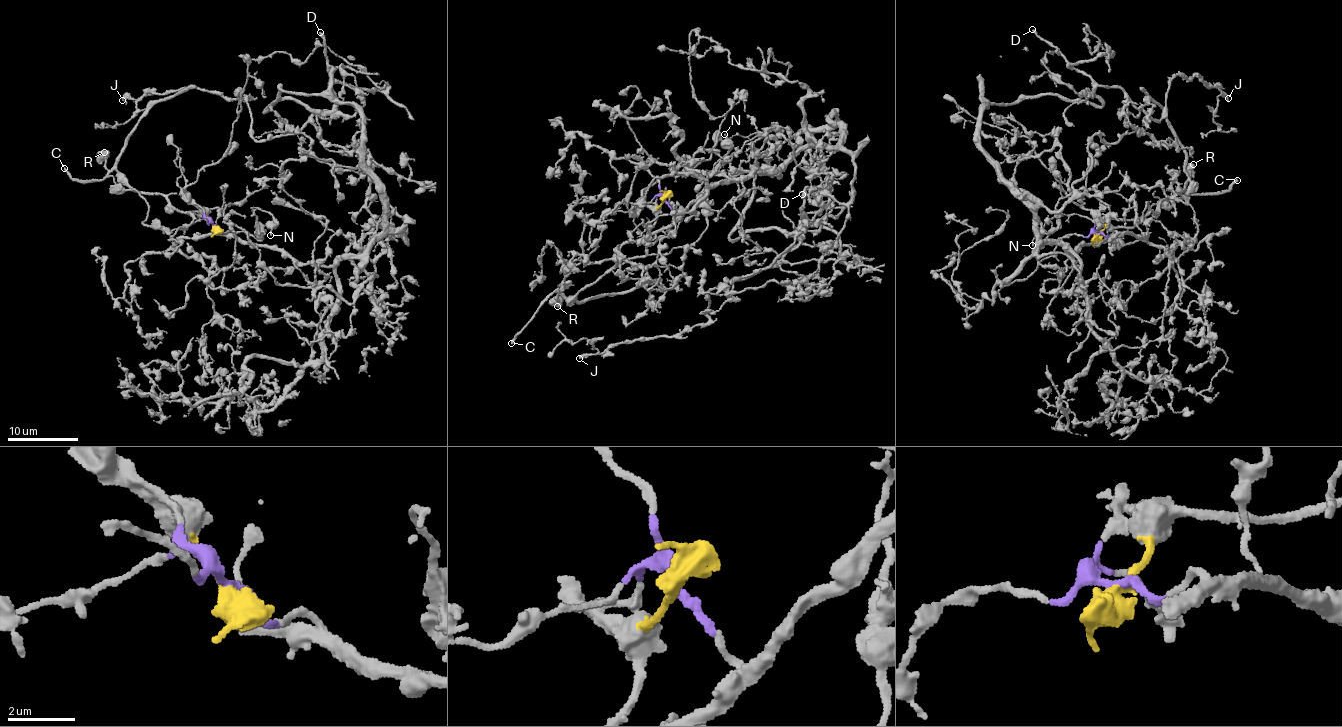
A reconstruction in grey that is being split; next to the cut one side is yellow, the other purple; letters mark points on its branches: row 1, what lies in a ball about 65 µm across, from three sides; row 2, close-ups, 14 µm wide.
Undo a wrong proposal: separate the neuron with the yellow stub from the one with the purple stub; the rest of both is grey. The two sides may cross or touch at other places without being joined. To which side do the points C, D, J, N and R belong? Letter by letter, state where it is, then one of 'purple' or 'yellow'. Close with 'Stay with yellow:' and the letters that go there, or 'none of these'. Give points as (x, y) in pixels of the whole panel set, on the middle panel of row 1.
C: (511, 343) | yellow
D: (802, 194) | purple
J: (579, 358) | purple
N: (724, 134) | yellow
R: (557, 306) | yellow
Stay with yellow: C, N, R

